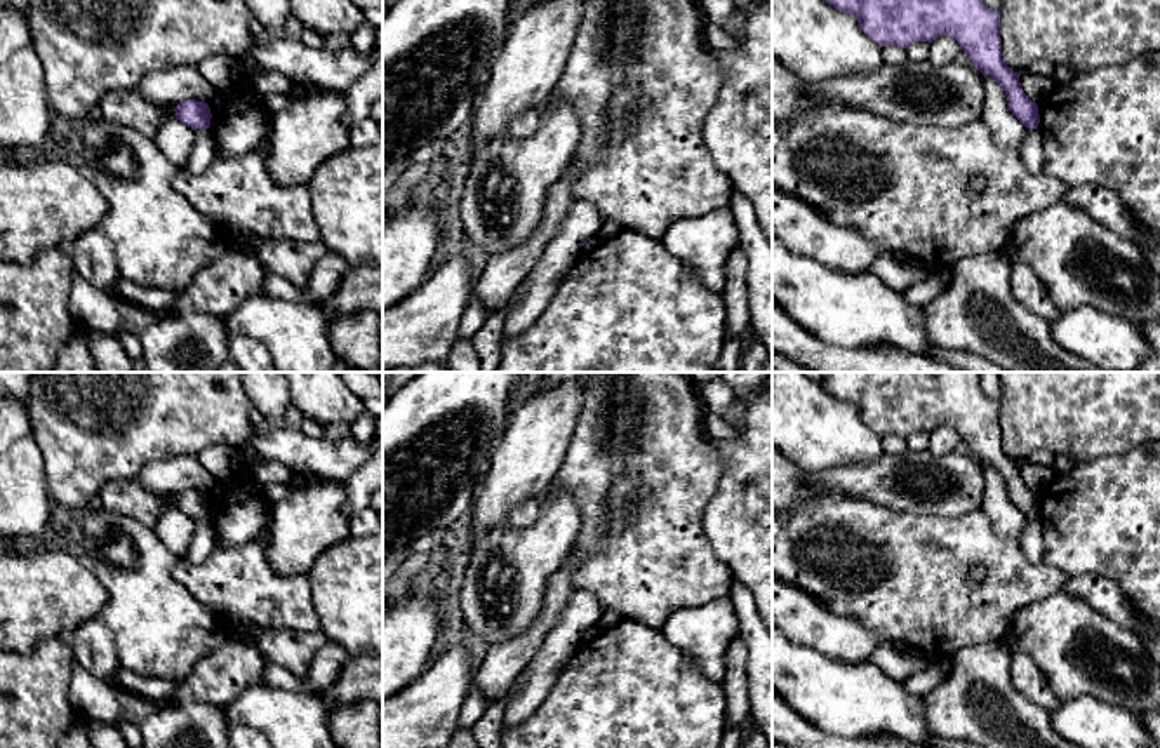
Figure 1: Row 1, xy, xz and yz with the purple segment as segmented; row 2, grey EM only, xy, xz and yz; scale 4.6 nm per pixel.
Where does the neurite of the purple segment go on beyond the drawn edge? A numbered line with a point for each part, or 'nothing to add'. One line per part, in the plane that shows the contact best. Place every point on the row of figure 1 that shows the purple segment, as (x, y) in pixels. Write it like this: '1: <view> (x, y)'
nothing to add

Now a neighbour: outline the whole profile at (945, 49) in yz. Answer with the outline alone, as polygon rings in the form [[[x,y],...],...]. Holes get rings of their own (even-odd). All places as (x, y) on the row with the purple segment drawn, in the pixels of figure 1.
[[[939,37],[930,43],[929,61],[936,66],[946,66],[957,61],[957,56],[962,52],[958,42],[951,37]]]

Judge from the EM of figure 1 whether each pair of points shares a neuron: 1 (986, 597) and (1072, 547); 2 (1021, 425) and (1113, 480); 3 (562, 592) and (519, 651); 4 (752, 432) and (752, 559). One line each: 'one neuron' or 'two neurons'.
1: two neurons
2: two neurons
3: one neuron
4: one neuron

